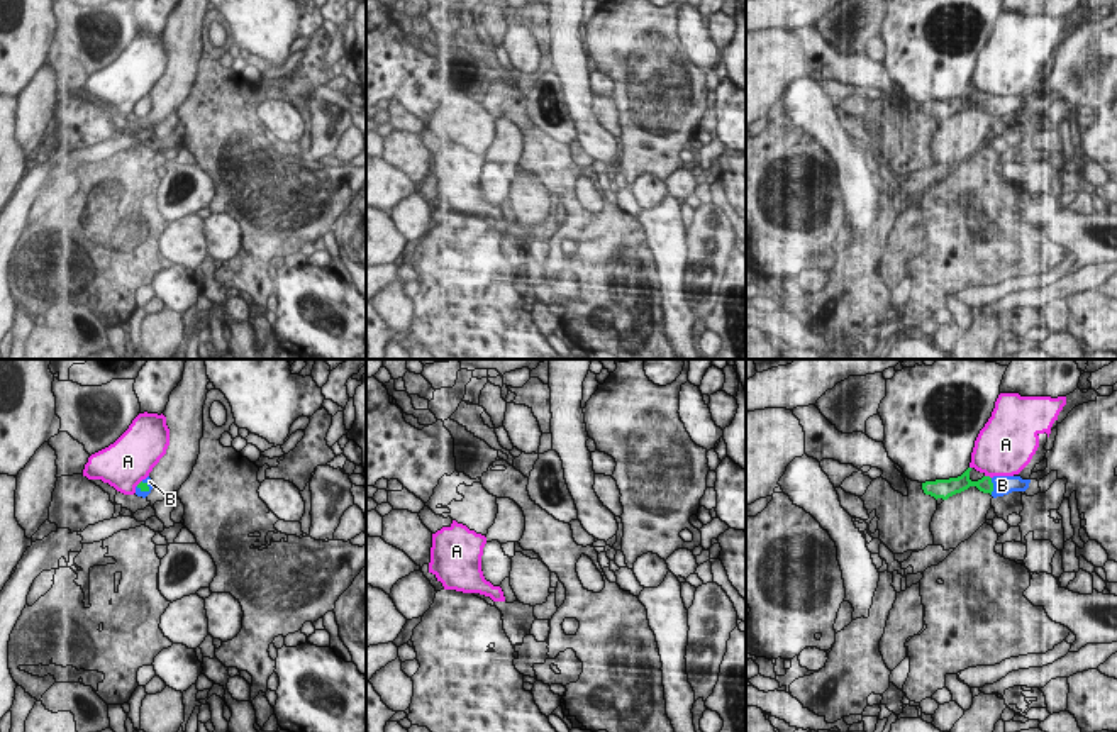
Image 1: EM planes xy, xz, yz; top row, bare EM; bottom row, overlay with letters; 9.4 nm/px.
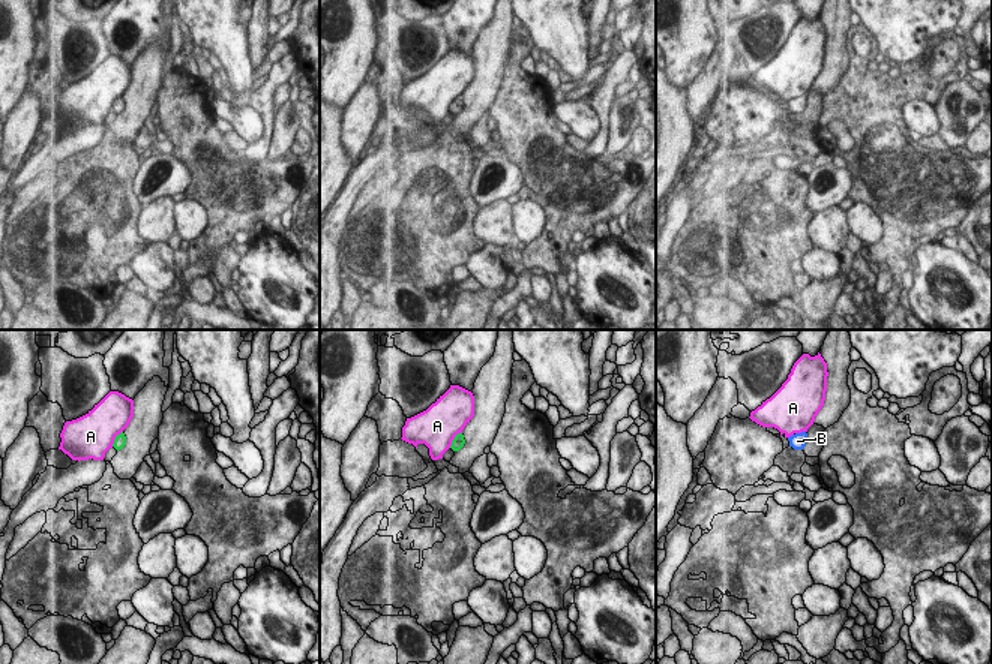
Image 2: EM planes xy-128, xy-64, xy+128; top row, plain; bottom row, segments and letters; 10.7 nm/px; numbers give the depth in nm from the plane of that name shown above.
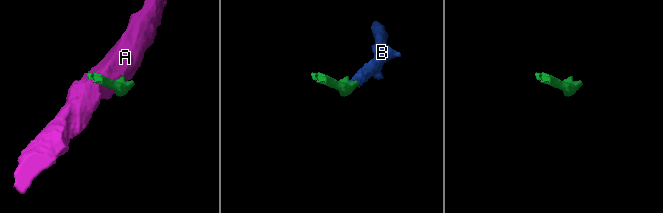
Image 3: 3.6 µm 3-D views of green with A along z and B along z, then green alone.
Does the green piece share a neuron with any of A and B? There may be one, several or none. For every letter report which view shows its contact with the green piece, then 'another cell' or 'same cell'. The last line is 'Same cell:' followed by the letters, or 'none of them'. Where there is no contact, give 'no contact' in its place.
A: contact in yz; another cell
B: contact in yz; same cell
Same cell: B

